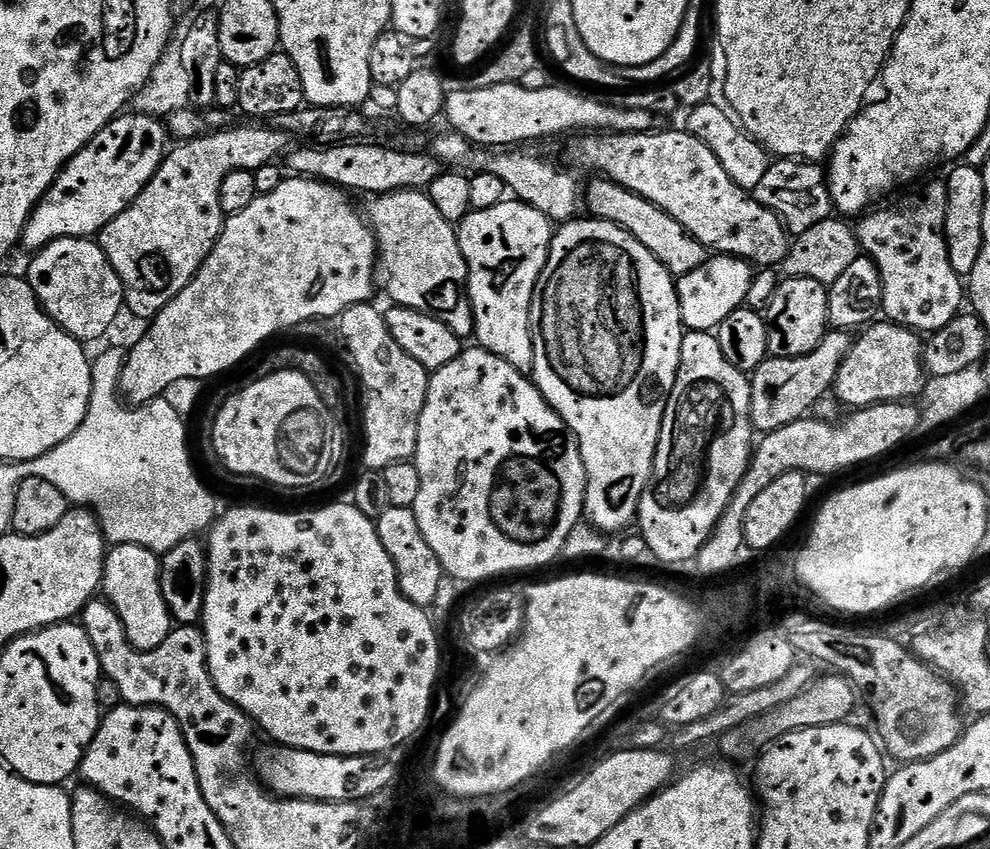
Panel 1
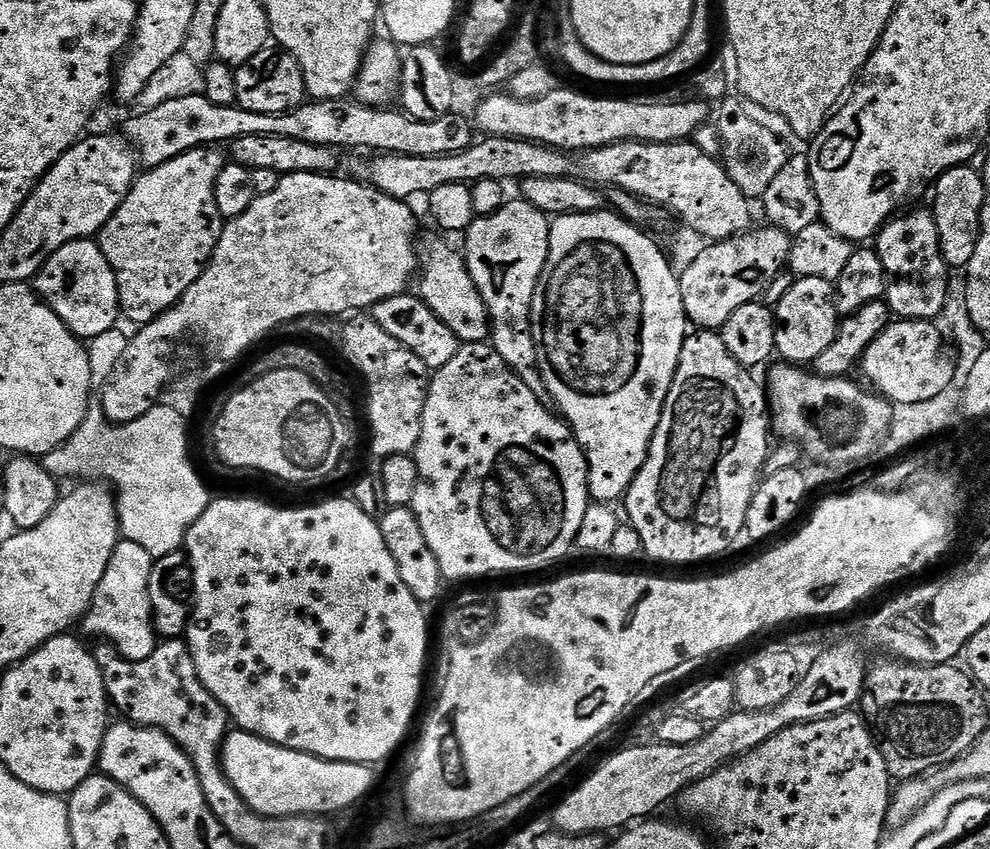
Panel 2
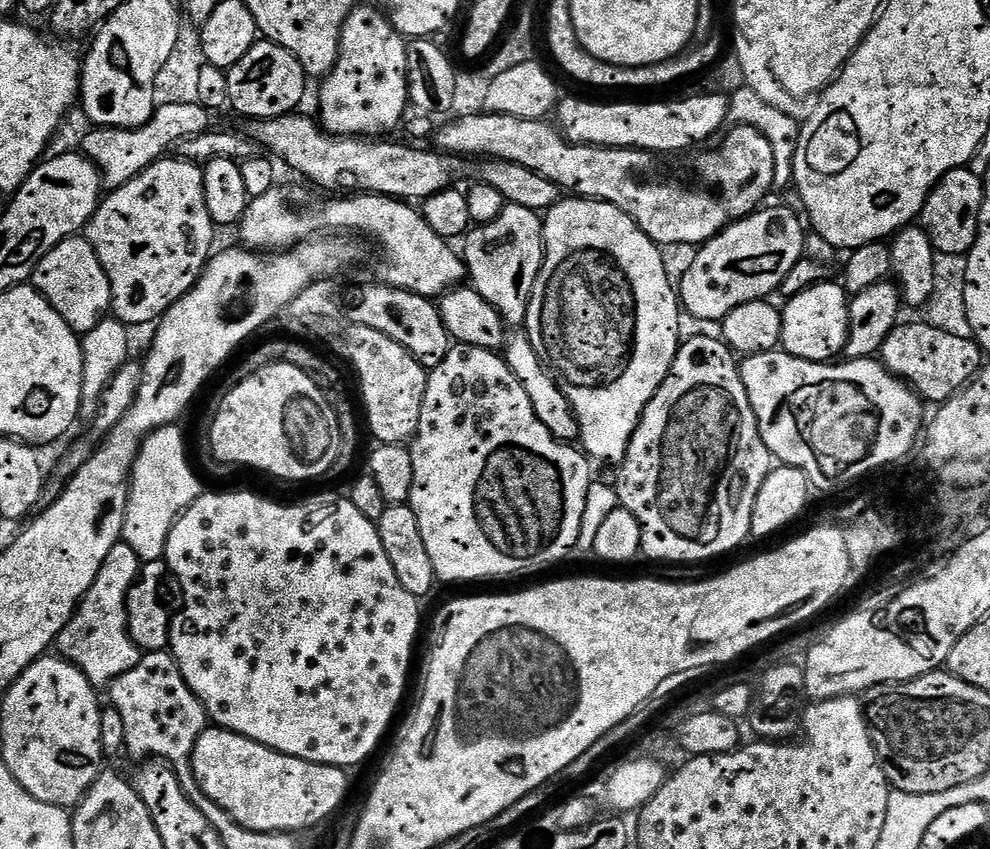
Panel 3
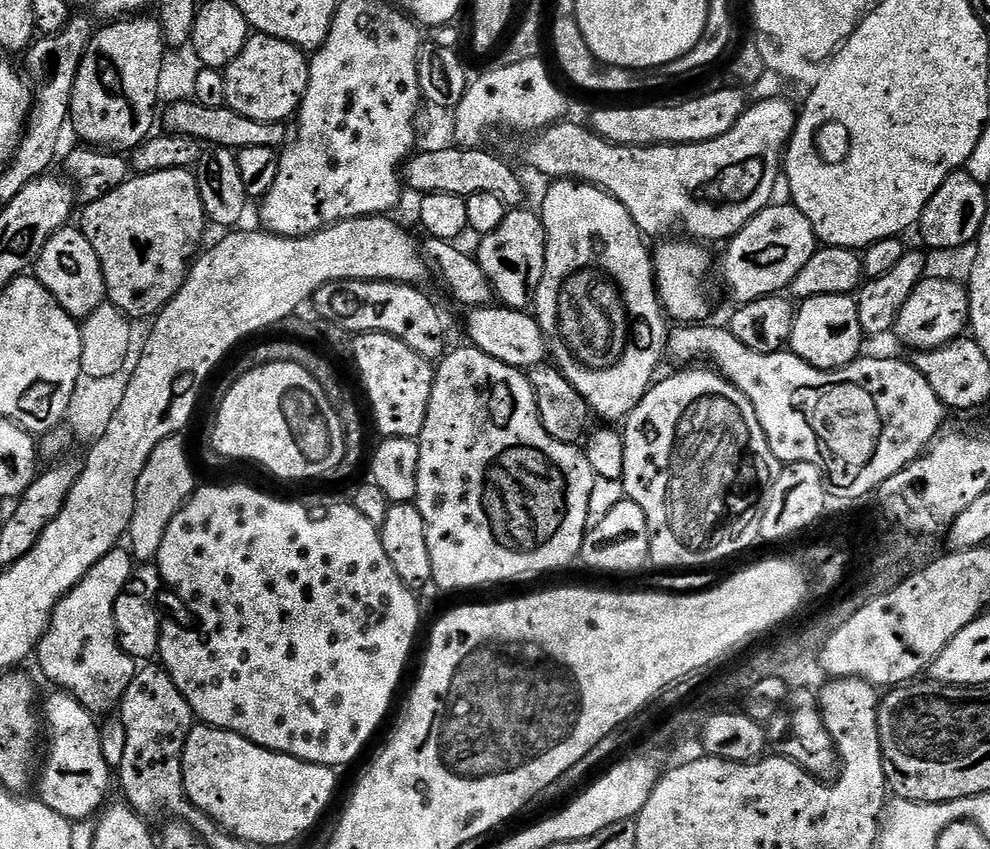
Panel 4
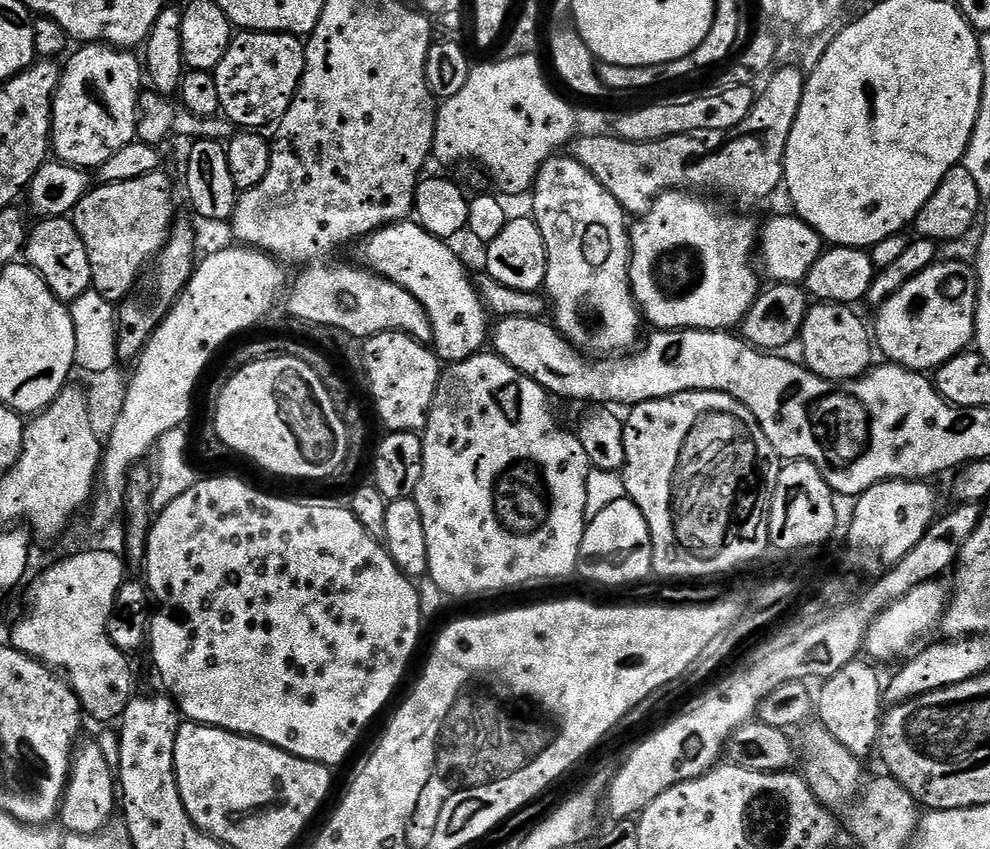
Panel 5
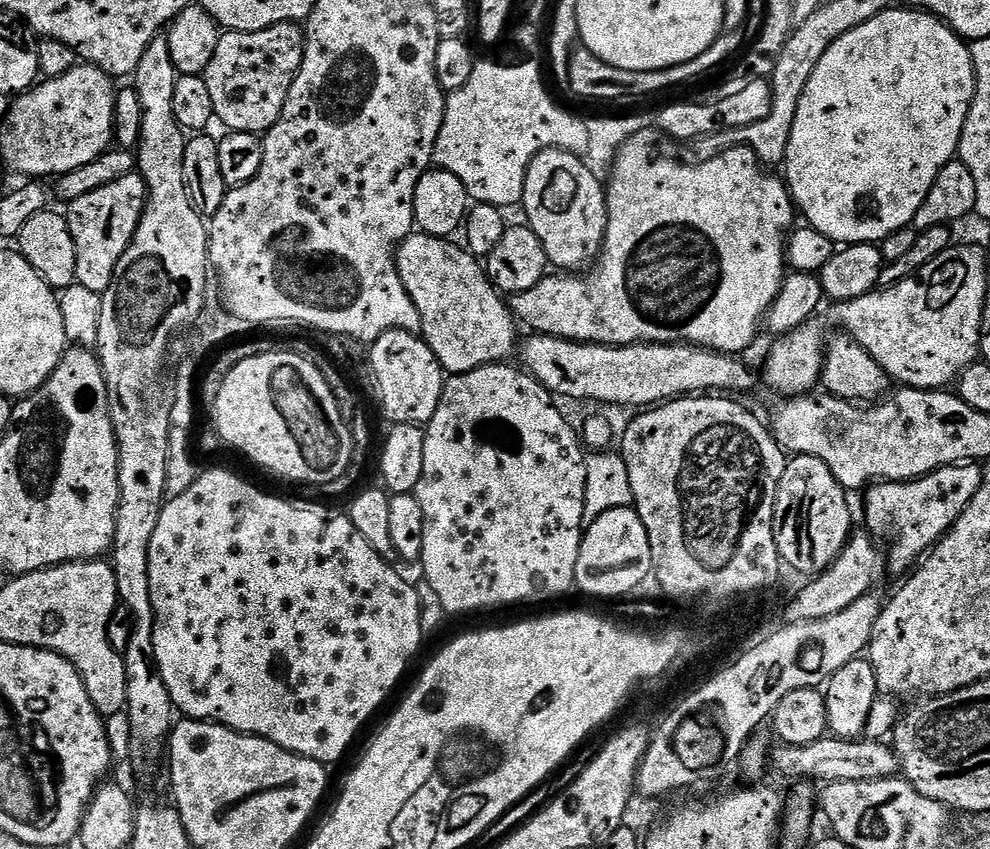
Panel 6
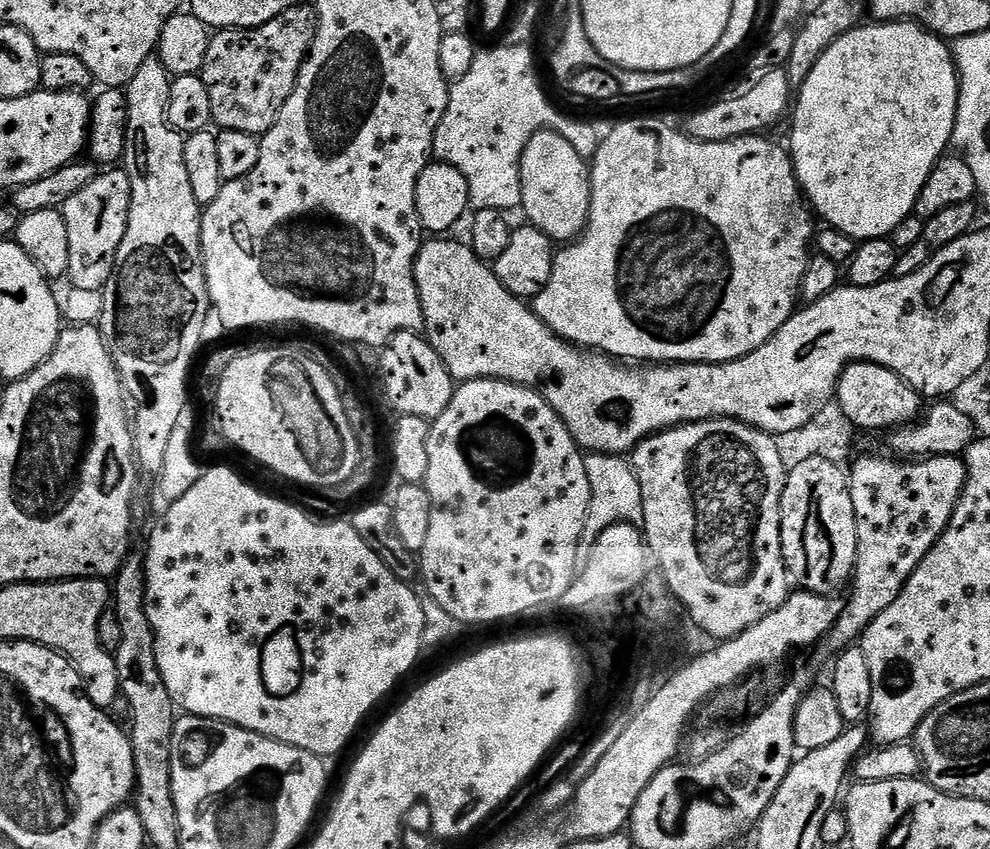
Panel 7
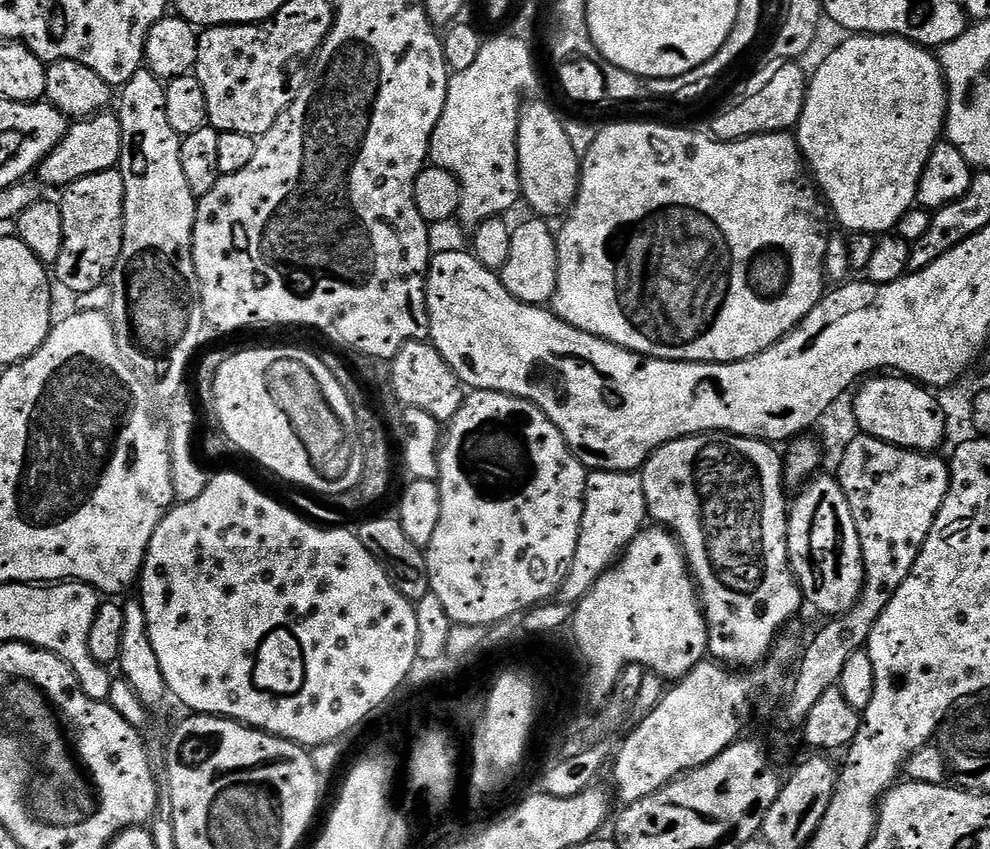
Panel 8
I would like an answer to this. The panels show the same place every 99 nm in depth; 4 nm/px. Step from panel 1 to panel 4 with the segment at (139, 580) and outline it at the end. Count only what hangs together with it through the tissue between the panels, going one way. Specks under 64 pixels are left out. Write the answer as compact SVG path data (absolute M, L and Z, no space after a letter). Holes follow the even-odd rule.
M120 551L107 552L62 597L52 612L48 629L34 651L34 660L40 663L45 678L56 684L52 686L67 692L97 718L107 717L119 709L120 700L126 694L126 686L130 686L138 670L137 661L124 653L116 638L116 599L133 579L131 576L134 576L131 555L127 551Z

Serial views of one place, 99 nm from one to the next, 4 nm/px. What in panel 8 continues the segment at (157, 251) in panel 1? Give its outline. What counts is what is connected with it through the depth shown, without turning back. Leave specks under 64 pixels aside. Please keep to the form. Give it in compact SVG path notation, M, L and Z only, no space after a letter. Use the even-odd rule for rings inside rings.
M111 168L102 174L90 174L63 189L58 203L62 214L62 254L54 265L54 280L57 285L69 288L72 294L94 290L94 286L109 279L112 267L118 262L118 254L124 241L124 183L122 174Z

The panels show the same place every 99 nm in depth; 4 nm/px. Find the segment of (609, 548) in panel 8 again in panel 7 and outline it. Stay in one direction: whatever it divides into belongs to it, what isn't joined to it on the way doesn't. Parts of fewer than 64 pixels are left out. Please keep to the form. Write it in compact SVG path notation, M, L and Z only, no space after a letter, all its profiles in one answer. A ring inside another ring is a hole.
M589 452L585 455L584 465L590 478L590 506L588 517L584 523L584 533L580 535L580 547L590 550L596 544L596 539L615 524L644 523L644 507L642 506L642 486L632 466L631 459L610 452Z

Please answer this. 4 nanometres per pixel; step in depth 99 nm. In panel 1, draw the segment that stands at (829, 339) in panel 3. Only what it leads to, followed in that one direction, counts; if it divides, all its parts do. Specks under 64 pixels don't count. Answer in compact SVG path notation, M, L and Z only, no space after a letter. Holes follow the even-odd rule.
M810 278L781 279L774 298L766 309L768 321L768 354L773 356L801 356L810 354L830 330L828 323L828 288Z

